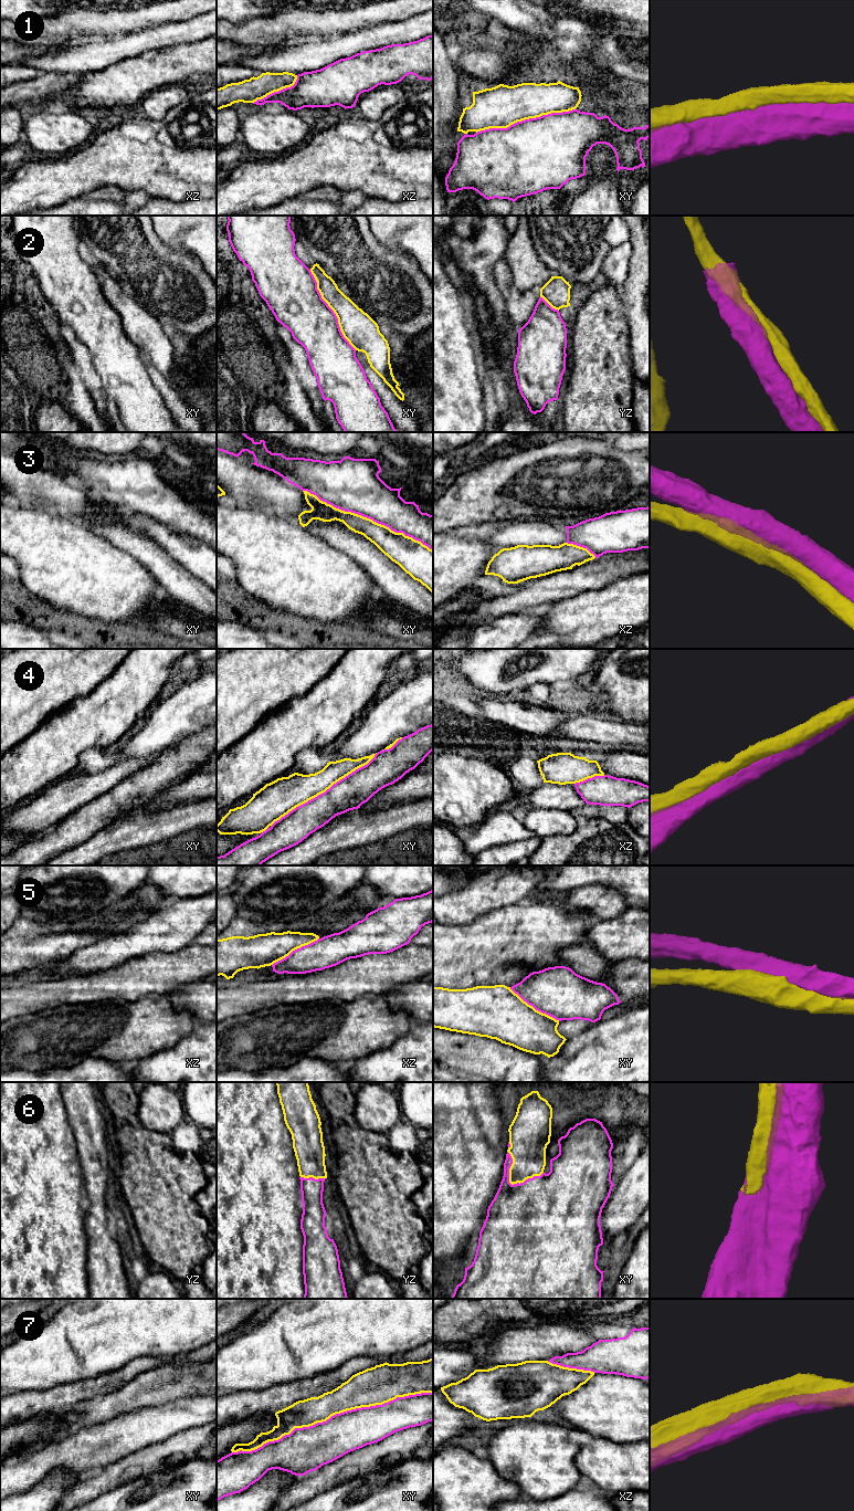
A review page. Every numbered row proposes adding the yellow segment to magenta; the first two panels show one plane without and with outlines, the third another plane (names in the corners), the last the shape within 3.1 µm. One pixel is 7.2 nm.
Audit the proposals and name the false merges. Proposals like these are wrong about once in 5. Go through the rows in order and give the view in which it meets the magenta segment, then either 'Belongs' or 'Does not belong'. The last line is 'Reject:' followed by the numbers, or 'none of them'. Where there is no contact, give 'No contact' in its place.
1: Touches magenta in xy. Belongs
2: Touches magenta in xy. Belongs
3: Touches magenta in xy. Belongs
4: Touches magenta in xy. Belongs
5: Touches magenta in xy. Belongs
6: Touches magenta in xy. Belongs
7: Touches magenta in xy. Belongs
Reject: none of them

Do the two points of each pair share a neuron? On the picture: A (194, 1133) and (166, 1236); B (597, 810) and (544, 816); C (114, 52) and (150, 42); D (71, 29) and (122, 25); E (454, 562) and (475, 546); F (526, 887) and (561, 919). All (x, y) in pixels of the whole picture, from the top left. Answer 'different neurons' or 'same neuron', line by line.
A: different neurons
B: different neurons
C: same neuron
D: same neuron
E: same neuron
F: different neurons

